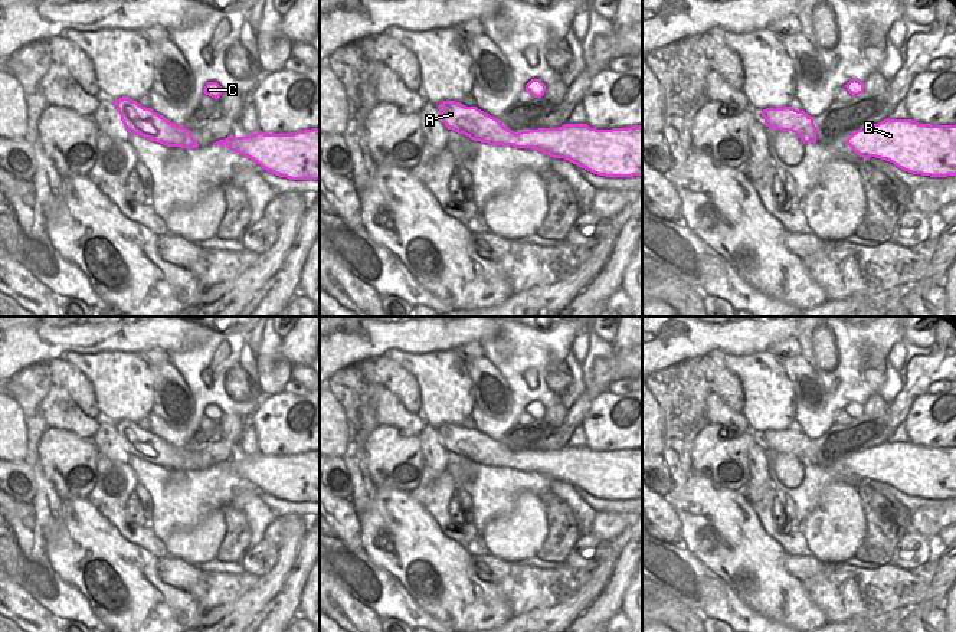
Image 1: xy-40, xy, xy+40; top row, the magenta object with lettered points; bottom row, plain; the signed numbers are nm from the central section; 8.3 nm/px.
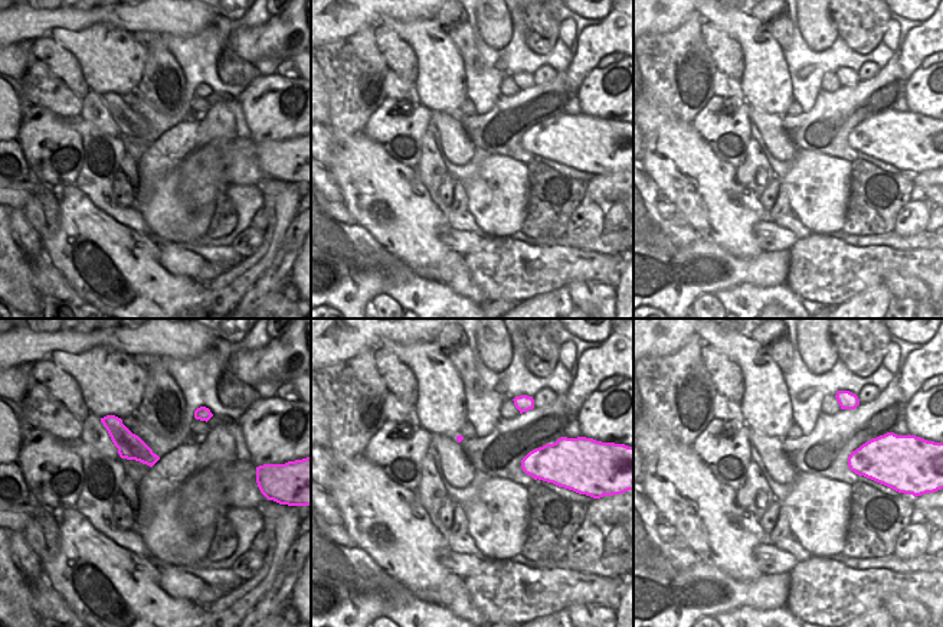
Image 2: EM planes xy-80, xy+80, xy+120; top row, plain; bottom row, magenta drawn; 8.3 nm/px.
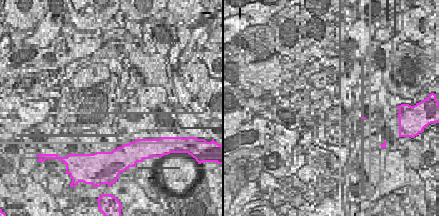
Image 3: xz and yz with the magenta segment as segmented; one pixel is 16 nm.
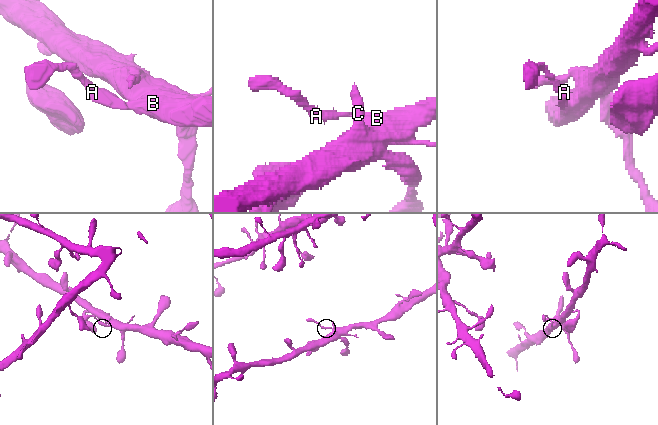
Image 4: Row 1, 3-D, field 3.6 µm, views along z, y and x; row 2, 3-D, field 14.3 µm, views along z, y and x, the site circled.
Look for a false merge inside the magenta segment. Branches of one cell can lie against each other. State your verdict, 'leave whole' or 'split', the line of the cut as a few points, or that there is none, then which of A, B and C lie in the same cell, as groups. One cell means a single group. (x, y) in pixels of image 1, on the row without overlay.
split | xy (517, 457), (513, 468) | A / B C

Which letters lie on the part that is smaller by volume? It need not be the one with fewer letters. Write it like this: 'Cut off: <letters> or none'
Cut off: A

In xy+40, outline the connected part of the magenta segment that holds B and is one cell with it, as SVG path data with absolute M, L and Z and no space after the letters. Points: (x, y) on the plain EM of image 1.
M887 441L857 452L847 466L862 481L887 482L911 497L956 498L956 446L927 448Z

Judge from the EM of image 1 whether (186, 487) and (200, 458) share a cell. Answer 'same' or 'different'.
different

